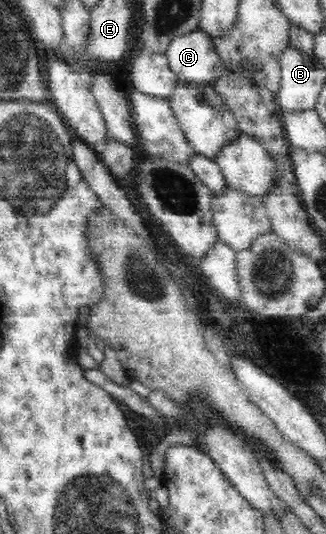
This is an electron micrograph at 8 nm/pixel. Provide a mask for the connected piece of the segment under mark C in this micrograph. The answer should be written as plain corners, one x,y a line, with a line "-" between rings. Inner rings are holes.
198,30
179,34
164,52
170,72
191,84
208,84
223,73
208,35

